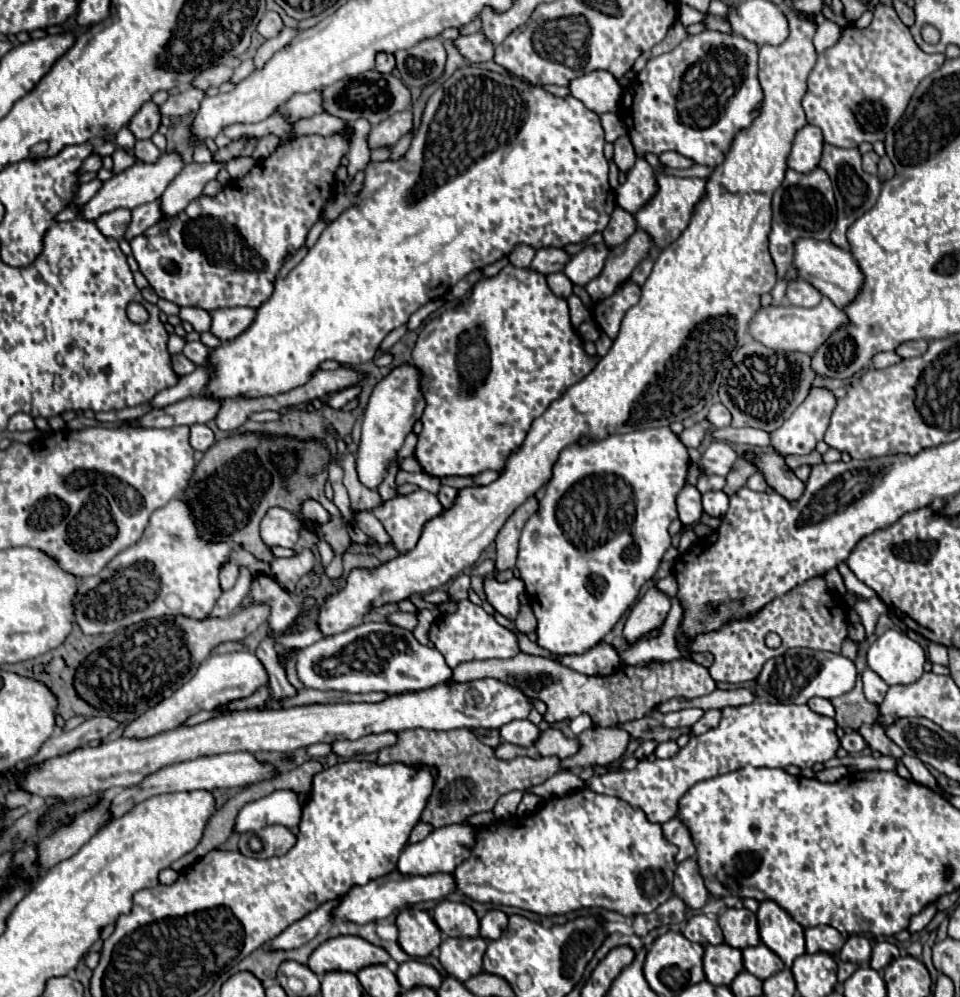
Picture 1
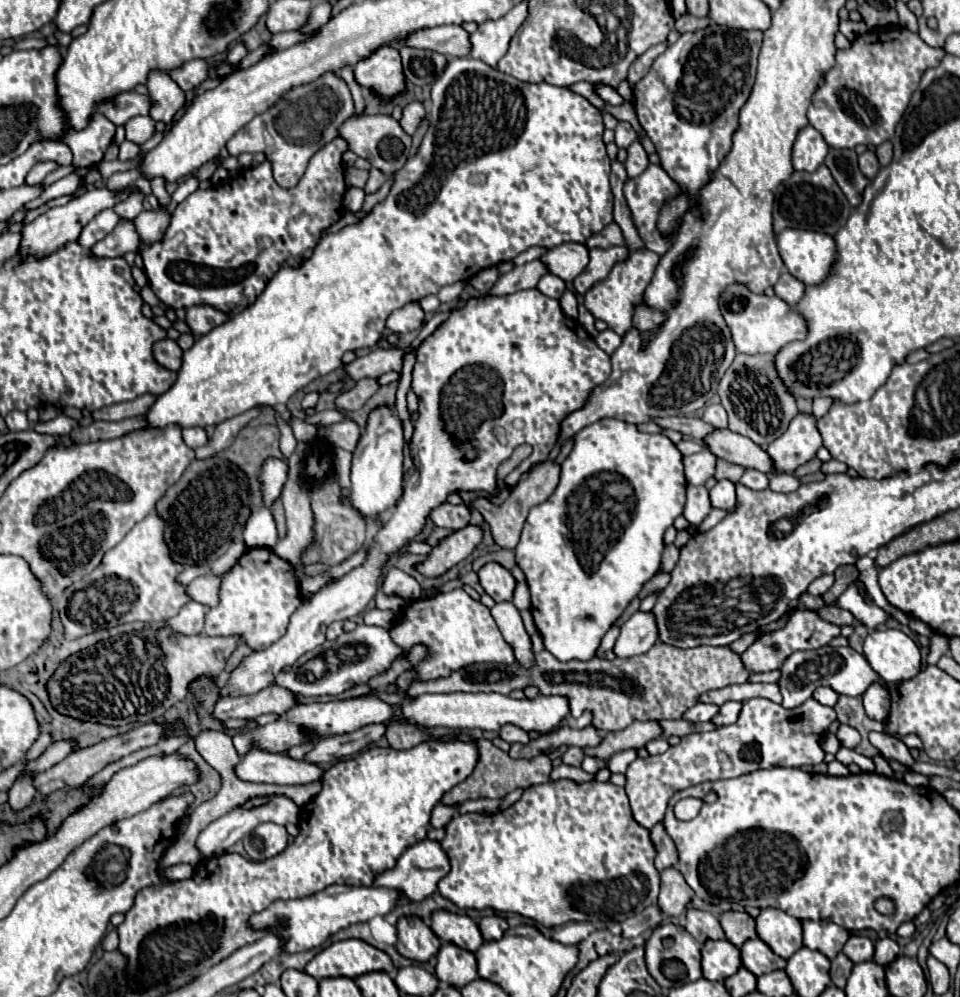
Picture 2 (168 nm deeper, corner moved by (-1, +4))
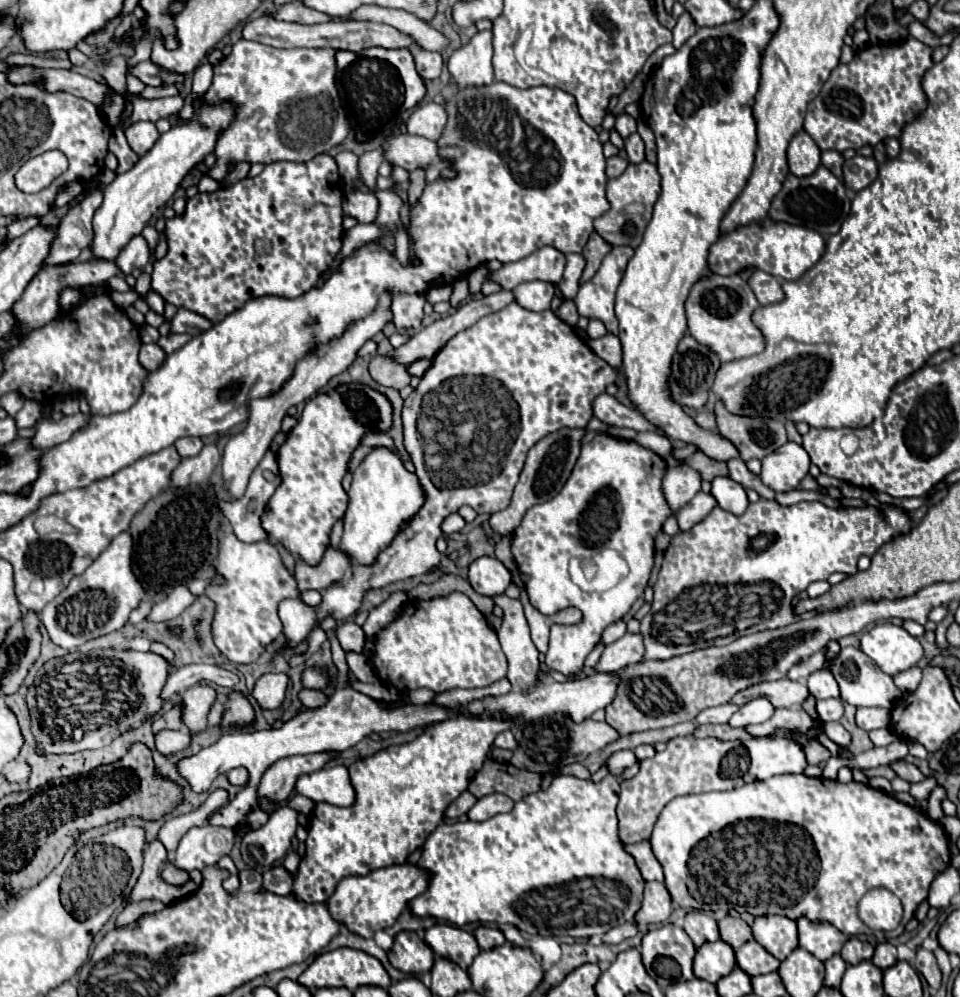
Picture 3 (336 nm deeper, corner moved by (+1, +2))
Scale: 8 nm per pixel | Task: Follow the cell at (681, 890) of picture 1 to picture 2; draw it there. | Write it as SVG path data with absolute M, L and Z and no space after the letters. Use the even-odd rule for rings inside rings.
M678 868L662 870L662 888L658 904L666 916L680 916L692 898L694 892L690 892L690 886L686 884Z

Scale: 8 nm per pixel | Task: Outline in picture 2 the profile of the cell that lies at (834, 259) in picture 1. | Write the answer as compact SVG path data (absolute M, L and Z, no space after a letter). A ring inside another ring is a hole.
M786 228L778 236L778 248L790 274L802 280L806 286L818 284L818 280L826 280L826 272L830 272L830 264L834 264L834 238L828 234Z

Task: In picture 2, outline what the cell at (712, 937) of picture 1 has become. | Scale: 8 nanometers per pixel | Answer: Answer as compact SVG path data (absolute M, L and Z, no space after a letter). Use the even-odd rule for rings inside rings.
M690 908L686 914L686 926L684 926L700 944L704 944L706 940L720 940L724 938L722 926L718 918L710 912L704 910L694 910Z

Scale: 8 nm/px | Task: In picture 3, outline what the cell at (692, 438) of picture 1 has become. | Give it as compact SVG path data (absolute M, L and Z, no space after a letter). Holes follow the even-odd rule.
M638 432L634 442L644 446L644 448L648 448L648 450L652 450L658 456L666 456L672 450L670 440L660 432Z

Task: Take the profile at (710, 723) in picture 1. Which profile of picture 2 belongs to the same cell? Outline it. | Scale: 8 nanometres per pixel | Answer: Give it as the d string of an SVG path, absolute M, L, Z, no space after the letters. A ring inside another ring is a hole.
M726 702L726 704L722 704L720 706L720 710L718 710L718 716L714 716L714 724L716 726L726 726L726 724L732 724L736 718L738 718L738 712L740 712L740 702Z

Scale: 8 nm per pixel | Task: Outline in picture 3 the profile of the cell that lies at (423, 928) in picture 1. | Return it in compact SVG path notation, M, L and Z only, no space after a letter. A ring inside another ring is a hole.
M400 932L394 938L393 946L388 952L388 959L396 970L418 976L430 972L434 964L434 952L414 932Z

